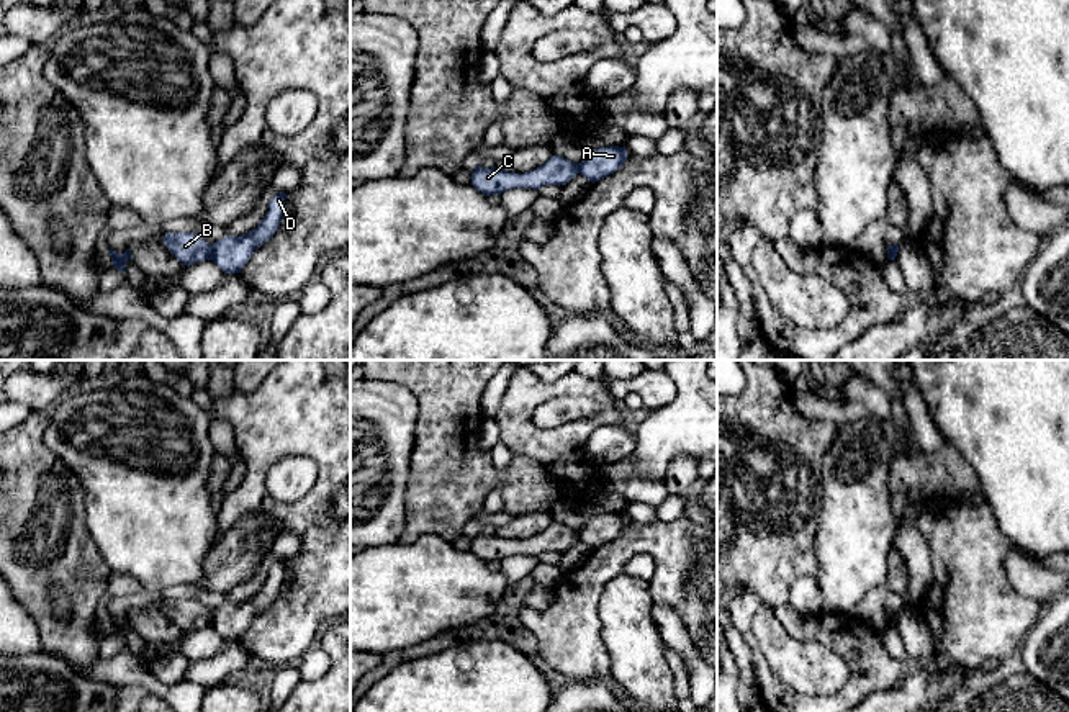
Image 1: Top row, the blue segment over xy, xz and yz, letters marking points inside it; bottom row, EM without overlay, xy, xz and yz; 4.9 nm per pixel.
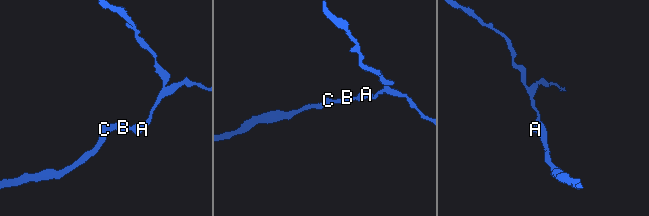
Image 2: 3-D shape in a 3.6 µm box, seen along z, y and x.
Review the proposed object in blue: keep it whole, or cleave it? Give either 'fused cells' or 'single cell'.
fused cells

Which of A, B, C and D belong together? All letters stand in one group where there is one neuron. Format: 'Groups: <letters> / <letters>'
Groups: A D / B C

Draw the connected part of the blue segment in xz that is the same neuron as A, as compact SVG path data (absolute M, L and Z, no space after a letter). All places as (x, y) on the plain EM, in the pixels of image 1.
M619 512L599 514L578 530L578 537L594 550L620 535L627 527L627 520L625 514Z

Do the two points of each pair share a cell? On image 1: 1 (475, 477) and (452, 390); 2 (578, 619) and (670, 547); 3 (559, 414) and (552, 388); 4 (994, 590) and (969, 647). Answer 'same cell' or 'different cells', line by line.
1: same cell
2: same cell
3: different cells
4: same cell

